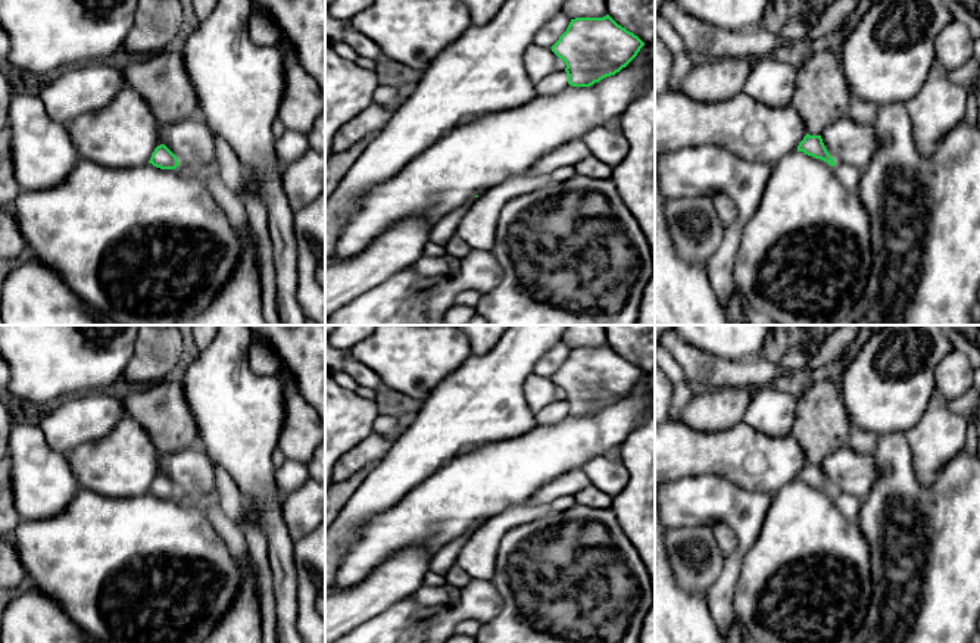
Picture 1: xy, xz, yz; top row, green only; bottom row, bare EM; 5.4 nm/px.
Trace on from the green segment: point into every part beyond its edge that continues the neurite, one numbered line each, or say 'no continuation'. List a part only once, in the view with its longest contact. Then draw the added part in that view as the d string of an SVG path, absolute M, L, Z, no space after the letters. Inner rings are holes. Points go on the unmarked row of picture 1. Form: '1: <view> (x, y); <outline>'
no continuation

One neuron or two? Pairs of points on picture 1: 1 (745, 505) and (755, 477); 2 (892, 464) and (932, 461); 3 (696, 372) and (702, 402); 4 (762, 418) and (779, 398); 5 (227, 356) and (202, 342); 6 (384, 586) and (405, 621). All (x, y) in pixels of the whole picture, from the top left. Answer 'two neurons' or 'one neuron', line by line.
1: two neurons
2: two neurons
3: two neurons
4: one neuron
5: two neurons
6: two neurons

